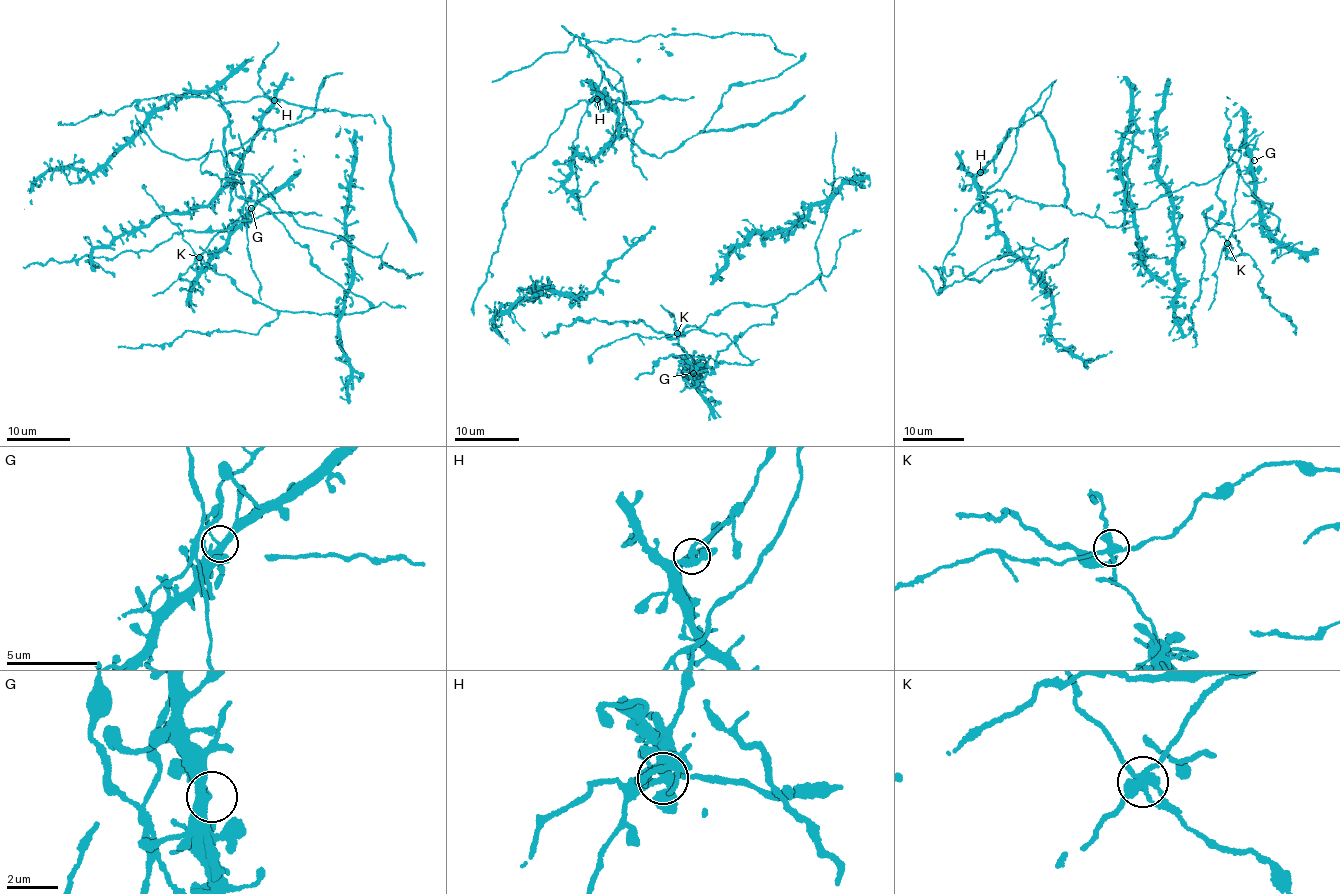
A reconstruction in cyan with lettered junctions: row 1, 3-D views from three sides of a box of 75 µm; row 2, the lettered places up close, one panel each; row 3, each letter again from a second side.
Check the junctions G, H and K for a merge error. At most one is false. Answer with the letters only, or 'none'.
K

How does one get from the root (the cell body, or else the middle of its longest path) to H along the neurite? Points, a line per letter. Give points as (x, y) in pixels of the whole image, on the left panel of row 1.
H: (137, 101), (172, 93), (212, 97), (222, 102), (247, 101), (257, 96), (274, 100)

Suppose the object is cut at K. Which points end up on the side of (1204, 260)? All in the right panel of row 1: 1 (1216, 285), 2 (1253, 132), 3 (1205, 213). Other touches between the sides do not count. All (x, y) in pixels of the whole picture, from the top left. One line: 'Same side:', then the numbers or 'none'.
Same side: 2, 3

